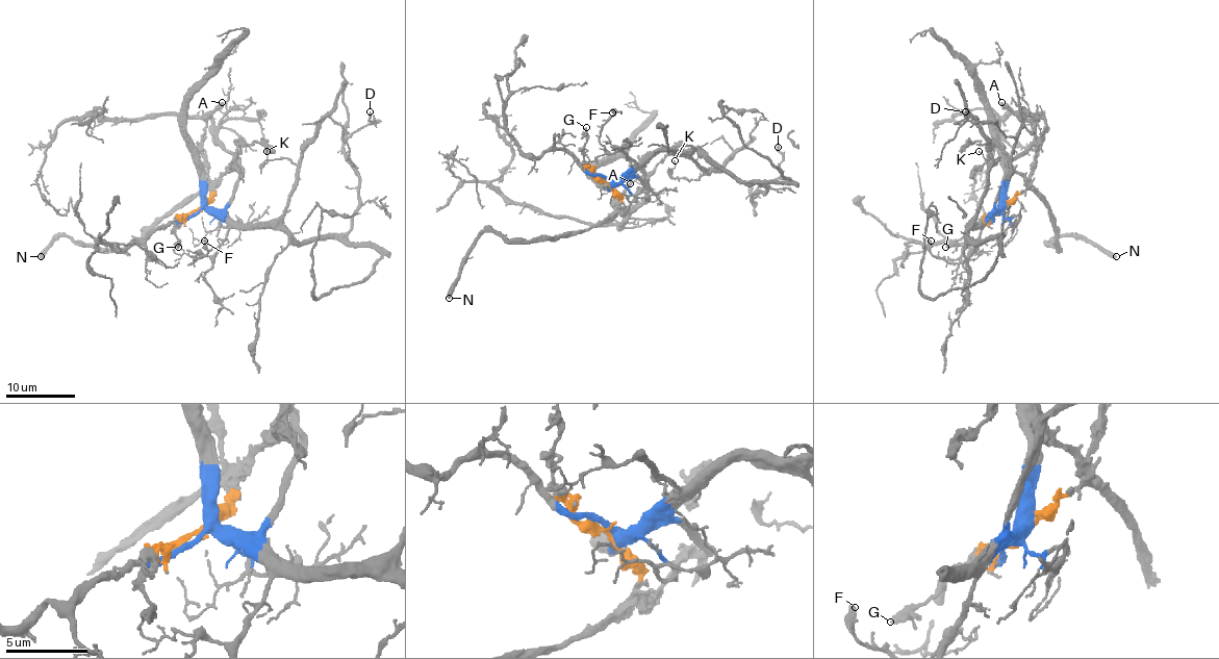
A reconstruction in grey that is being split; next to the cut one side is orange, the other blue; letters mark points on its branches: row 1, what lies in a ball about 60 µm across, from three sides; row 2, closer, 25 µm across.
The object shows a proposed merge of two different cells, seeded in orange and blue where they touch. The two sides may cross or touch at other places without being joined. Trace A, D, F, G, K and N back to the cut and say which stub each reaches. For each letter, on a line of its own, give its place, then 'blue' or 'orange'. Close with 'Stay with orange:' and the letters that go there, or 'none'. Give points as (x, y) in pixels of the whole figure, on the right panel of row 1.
A: place (1001, 102); orange
D: place (965, 111); blue
F: place (931, 241); blue
G: place (945, 247); orange
K: place (979, 151); blue
N: place (1116, 256); orange
Stay with orange: A, G, N

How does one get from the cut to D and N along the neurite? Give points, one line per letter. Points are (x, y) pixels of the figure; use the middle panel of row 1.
D: (608, 180), (627, 180), (660, 151), (694, 150), (743, 180), (766, 187), (754, 196), (780, 176), (778, 146)
N: (606, 180), (620, 200), (600, 222), (580, 231), (530, 239), (504, 239), (485, 231), (476, 242), (449, 299)

